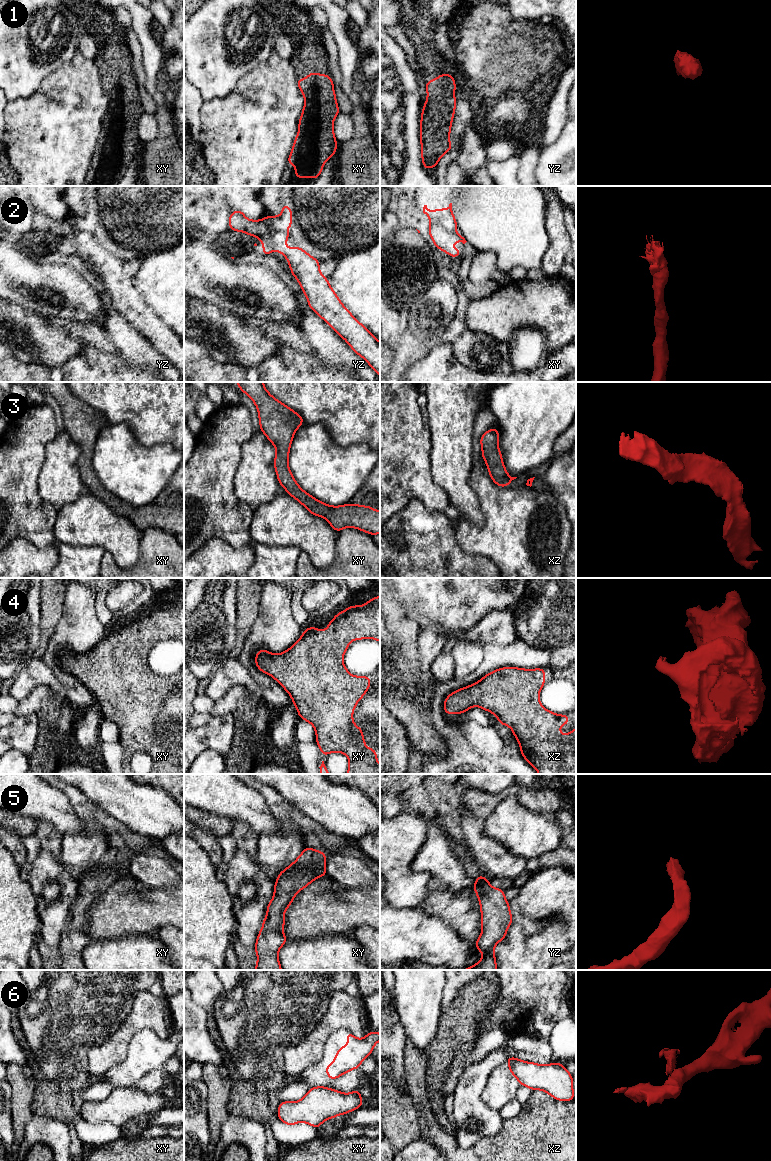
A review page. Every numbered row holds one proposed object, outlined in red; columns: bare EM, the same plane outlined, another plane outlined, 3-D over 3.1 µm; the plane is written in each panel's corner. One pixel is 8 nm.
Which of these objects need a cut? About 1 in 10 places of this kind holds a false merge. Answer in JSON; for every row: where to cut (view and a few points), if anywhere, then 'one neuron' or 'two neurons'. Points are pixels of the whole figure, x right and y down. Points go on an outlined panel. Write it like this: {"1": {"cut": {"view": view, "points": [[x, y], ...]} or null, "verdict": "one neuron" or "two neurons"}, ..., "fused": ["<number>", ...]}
{"1": {"cut": null, "verdict": "one neuron"}, "2": {"cut": null, "verdict": "one neuron"}, "3": {"cut": null, "verdict": "one neuron"}, "4": {"cut": null, "verdict": "one neuron"}, "5": {"cut": null, "verdict": "one neuron"}, "6": {"cut": {"view": "xy", "points": [[322, 1086], [314, 1087]]}, "verdict": "two neurons"}, "fused": ["6"]}

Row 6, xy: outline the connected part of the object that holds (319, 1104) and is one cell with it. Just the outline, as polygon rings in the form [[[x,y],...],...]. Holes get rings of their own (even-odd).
[[[325,1087],[310,1088],[299,1101],[283,1101],[278,1118],[288,1126],[305,1122],[314,1128],[326,1120],[357,1110],[363,1105],[359,1089],[348,1094]]]

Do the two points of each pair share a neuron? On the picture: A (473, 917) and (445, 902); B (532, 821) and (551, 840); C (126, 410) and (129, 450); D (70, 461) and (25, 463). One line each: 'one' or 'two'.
A: one
B: one
C: two
D: two

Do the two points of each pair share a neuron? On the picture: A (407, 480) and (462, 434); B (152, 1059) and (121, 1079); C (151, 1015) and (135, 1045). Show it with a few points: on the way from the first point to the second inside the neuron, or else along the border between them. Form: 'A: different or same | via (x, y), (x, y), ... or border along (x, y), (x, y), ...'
A: different | border along (430, 439), (430, 472), (432, 480), (437, 484)
B: same | via (144, 1059), (129, 1071)
C: different | border along (152, 1030), (140, 1029), (131, 1038), (128, 1046)

